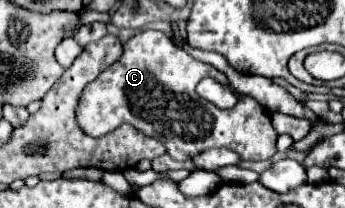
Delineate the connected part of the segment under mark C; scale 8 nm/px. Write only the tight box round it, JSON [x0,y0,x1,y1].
[76,31,278,161]

